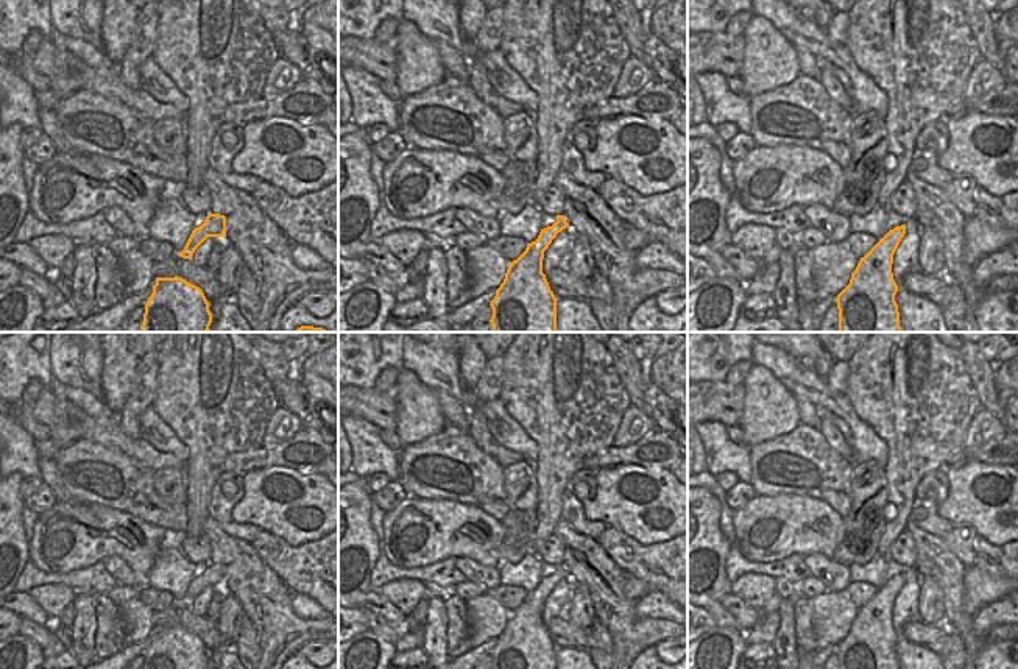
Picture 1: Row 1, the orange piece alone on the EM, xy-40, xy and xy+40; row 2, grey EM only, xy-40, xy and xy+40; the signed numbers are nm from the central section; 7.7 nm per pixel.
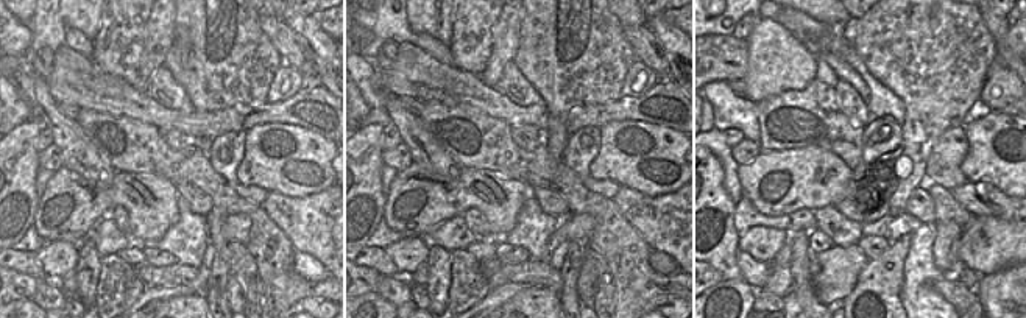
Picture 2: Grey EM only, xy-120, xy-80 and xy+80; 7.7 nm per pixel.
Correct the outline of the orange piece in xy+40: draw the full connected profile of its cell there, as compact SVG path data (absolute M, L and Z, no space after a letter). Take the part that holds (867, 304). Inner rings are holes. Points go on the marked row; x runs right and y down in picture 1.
M906 225L890 229L861 257L851 273L850 284L837 295L839 332L901 332L900 312L895 301L898 285L893 279L893 254L906 234Z

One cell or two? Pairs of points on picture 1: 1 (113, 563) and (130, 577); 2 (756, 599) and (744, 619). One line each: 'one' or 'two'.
1: one
2: two

